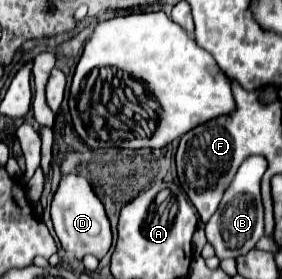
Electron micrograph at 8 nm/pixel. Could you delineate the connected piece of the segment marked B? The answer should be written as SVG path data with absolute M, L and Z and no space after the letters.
M258 155L248 157L240 165L228 191L224 193L220 209L206 223L208 243L214 247L218 259L242 257L244 253L248 253L248 249L254 249L256 241L264 235L264 209L262 209L262 199L260 199L260 179L264 171L266 171L264 157L258 157Z

